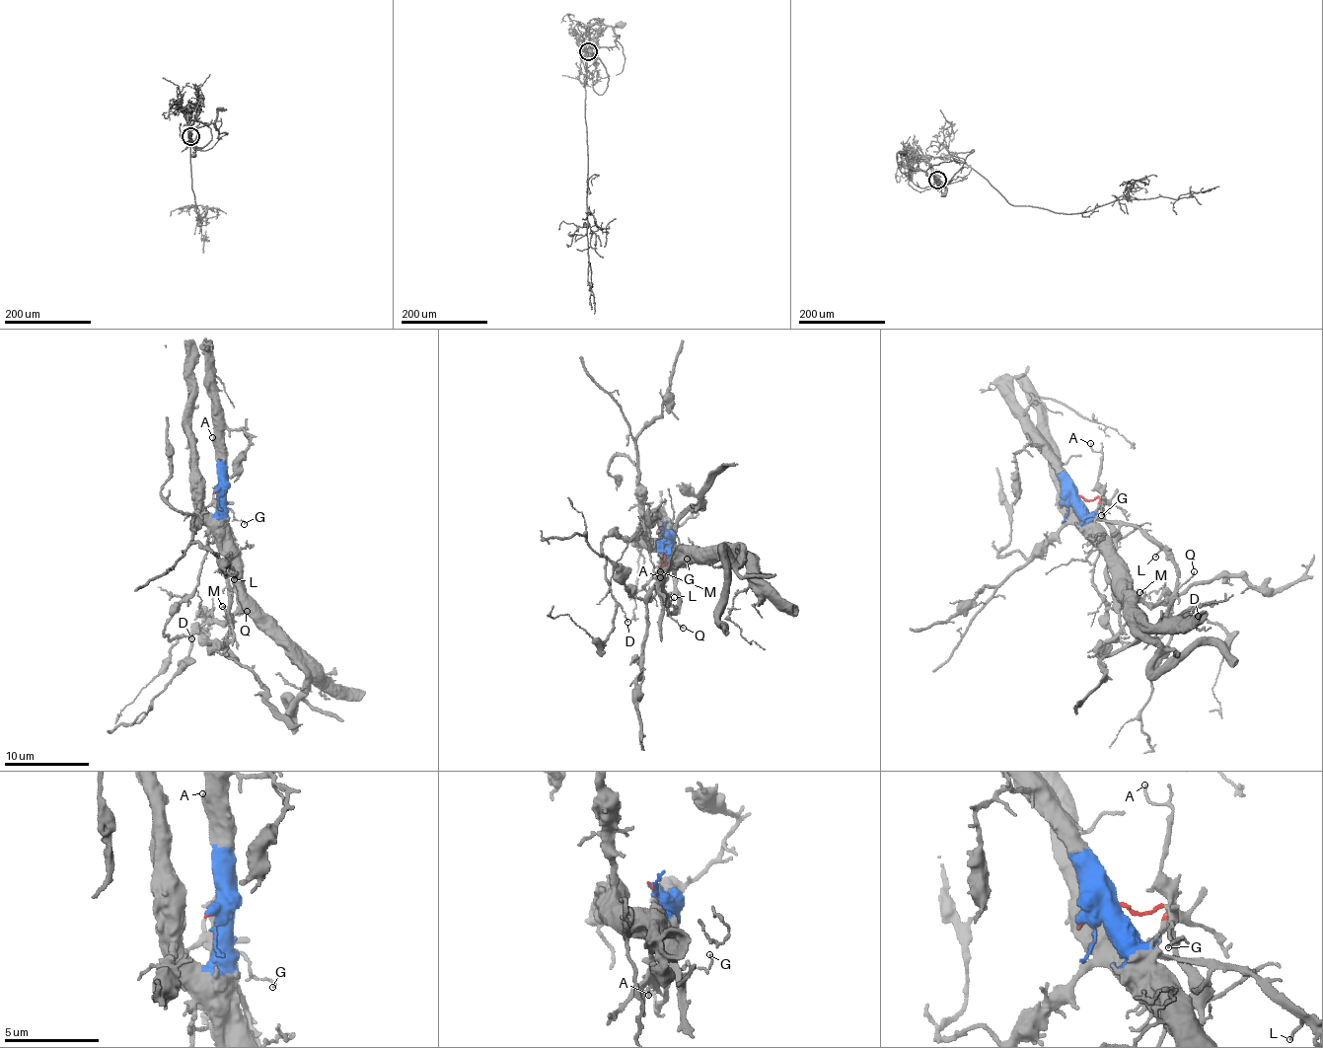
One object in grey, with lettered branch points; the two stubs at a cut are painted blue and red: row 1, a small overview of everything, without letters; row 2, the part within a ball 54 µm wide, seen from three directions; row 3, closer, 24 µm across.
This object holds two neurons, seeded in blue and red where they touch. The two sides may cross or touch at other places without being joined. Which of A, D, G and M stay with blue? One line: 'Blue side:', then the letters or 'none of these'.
Blue side: D, M

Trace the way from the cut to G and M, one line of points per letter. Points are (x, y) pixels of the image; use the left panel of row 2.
G: (219, 488), (220, 502), (243, 524)
M: (219, 489), (219, 520), (228, 541), (228, 552), (235, 561), (238, 605), (232, 614), (221, 607)

